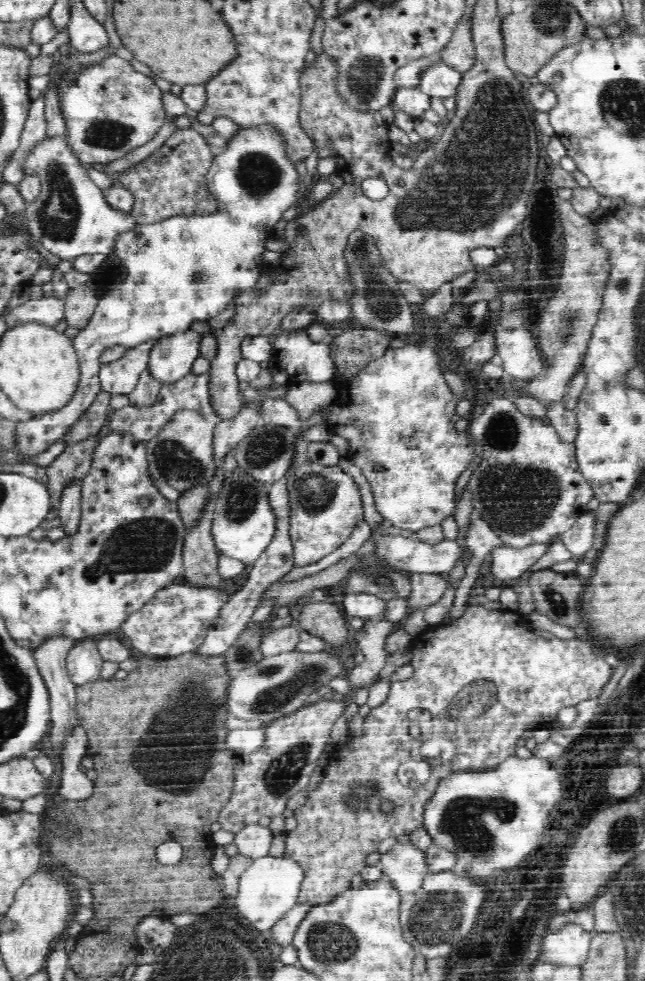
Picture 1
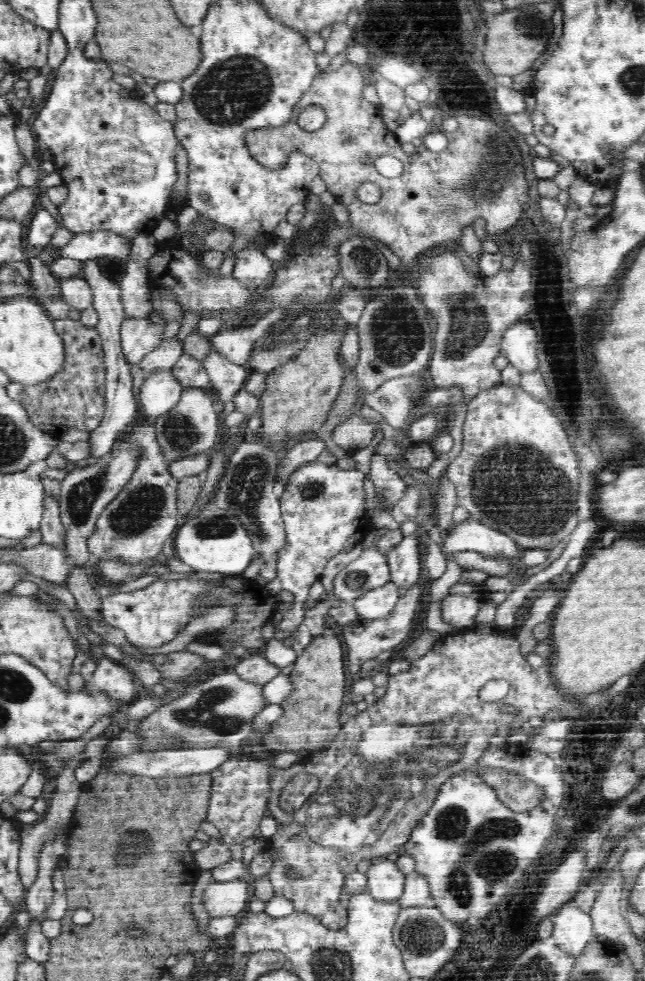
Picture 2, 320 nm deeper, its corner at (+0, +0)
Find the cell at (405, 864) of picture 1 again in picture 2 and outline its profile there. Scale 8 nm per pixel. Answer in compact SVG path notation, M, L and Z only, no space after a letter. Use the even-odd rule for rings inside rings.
M386 858L373 860L367 873L367 891L382 902L398 900L403 893L405 876L397 863Z

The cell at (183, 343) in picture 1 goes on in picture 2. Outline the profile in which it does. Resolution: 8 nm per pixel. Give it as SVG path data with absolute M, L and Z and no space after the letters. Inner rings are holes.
M156 371L146 375L138 394L142 414L148 418L166 414L176 406L184 389L172 371Z

